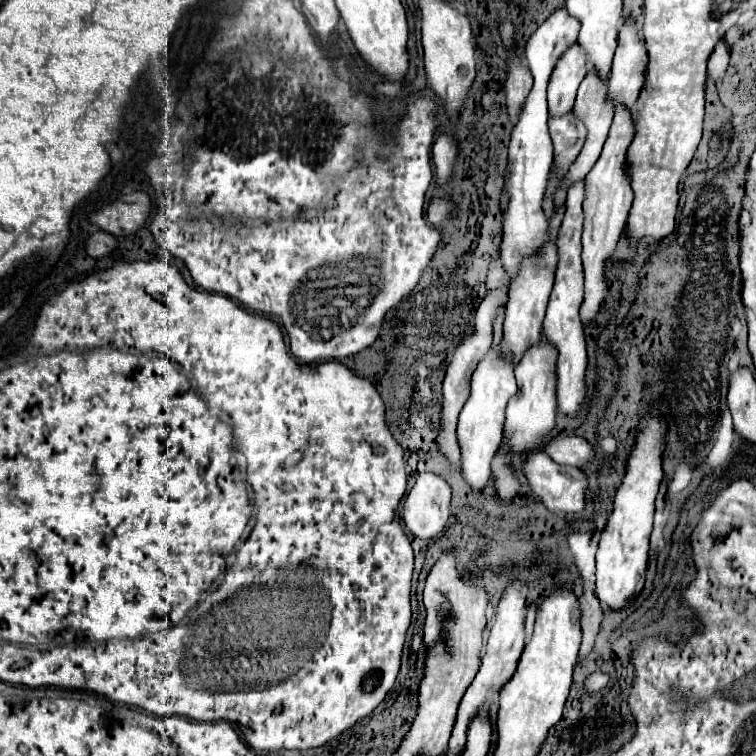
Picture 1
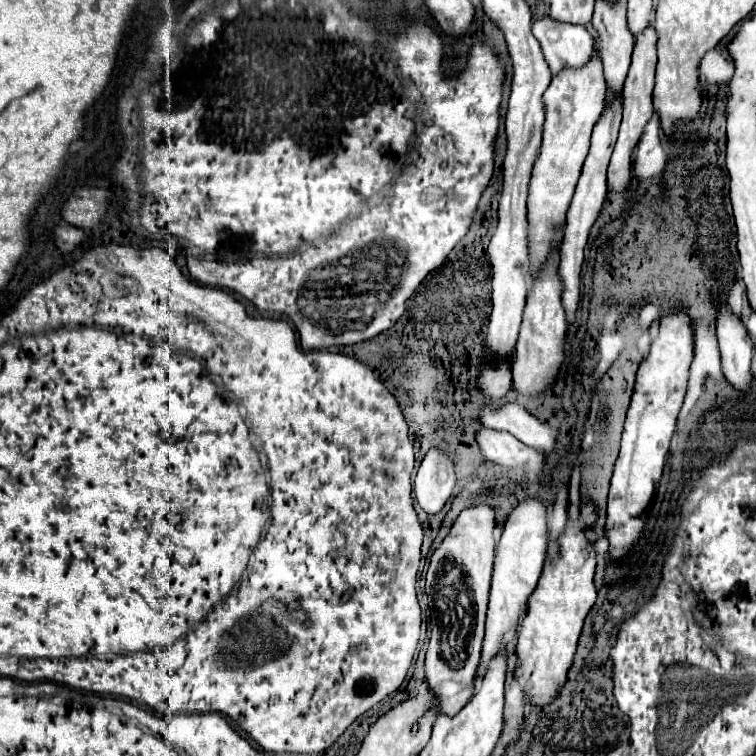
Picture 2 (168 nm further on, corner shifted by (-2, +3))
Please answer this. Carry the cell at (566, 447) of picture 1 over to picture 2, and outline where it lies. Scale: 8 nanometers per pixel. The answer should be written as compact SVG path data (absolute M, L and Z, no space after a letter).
M509 403L499 409L483 409L479 413L479 423L483 423L489 429L507 431L525 445L539 449L543 453L551 453L557 447L559 429L541 423L531 413L527 413L525 407L517 403Z

